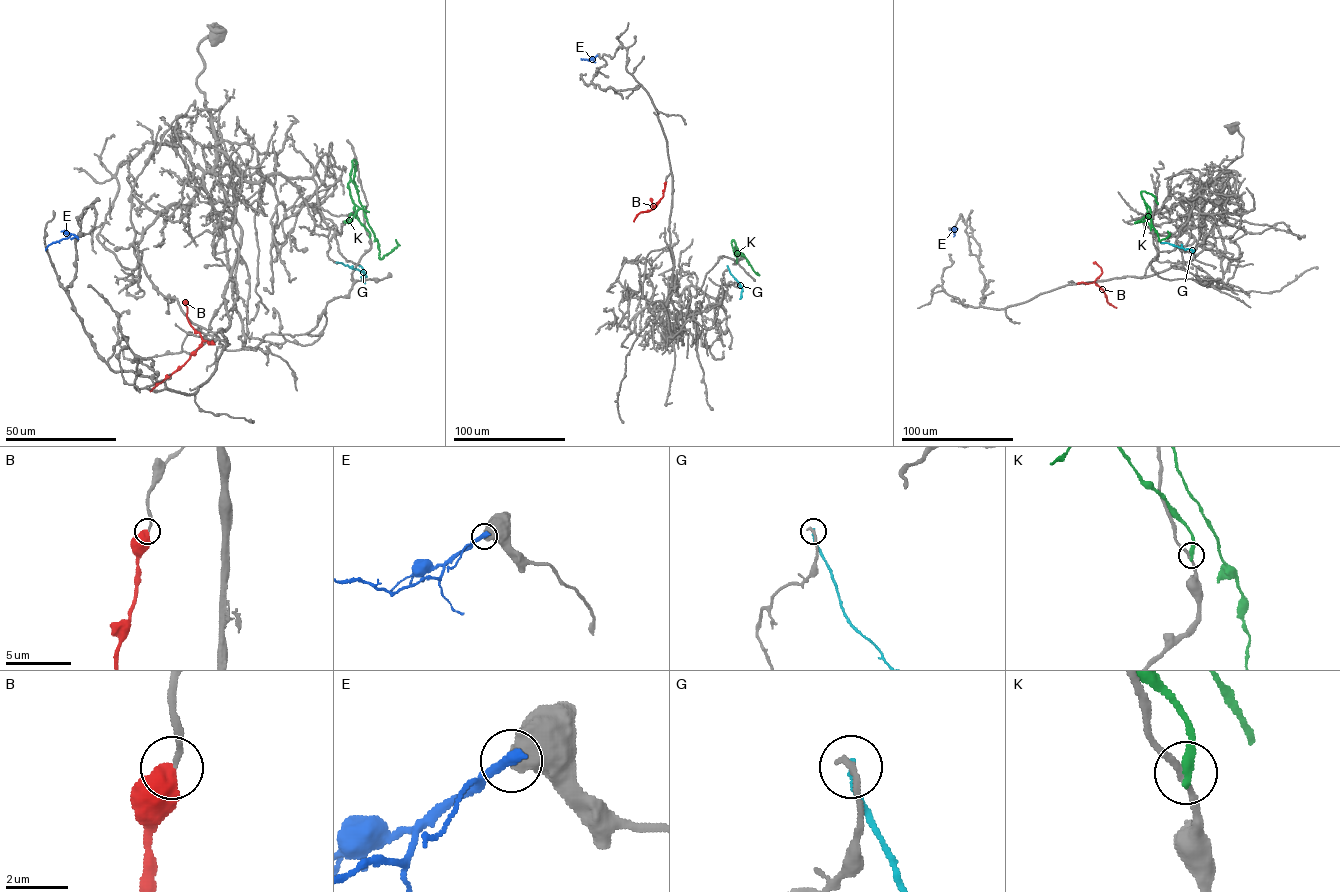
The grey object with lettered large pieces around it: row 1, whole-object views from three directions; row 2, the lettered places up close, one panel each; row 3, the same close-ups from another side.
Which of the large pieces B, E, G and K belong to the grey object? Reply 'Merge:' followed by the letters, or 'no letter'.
Merge: B

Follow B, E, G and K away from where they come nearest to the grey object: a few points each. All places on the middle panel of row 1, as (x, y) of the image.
B: (665, 182), (663, 197), (656, 206), (640, 212), (634, 221)
E: (597, 55), (588, 60), (581, 58)
G: (727, 266), (741, 287), (742, 297)
K: (744, 255), (733, 250), (746, 259), (757, 272)

